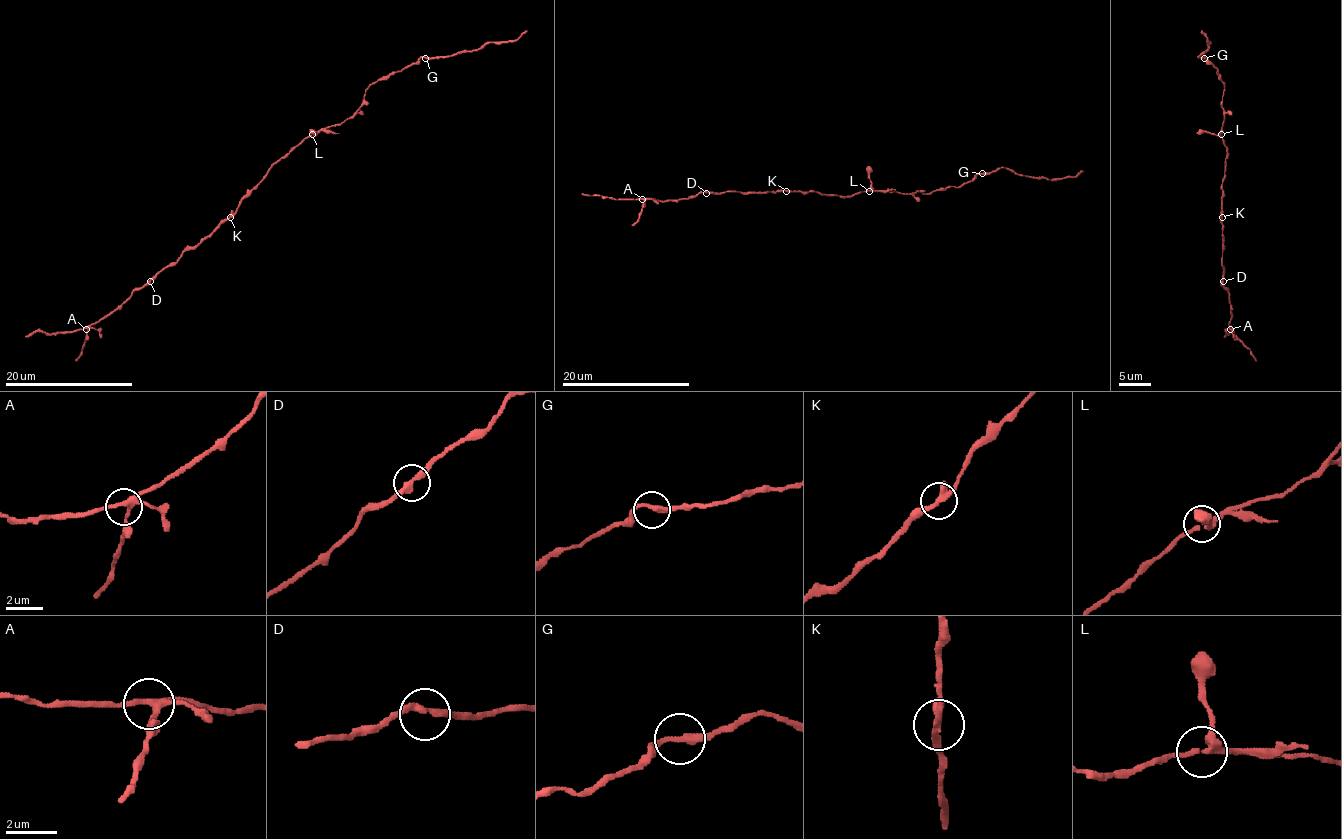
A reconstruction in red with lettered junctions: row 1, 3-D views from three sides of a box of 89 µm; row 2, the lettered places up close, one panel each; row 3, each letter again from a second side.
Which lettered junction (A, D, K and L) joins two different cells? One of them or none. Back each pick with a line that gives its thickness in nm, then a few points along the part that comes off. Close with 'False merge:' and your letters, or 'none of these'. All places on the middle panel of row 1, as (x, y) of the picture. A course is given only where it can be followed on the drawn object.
False merge: none of these

